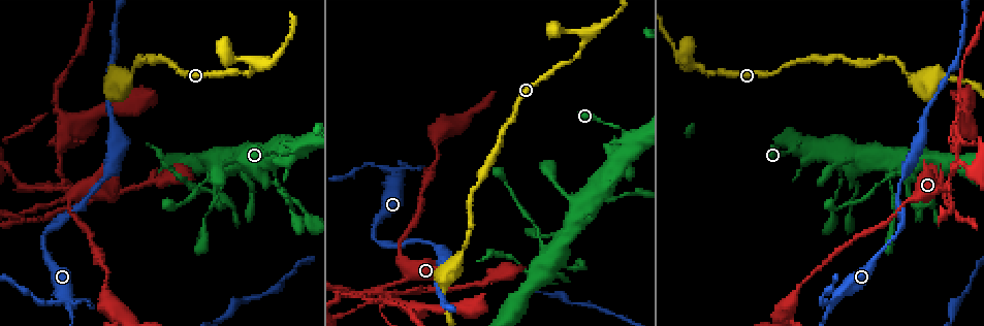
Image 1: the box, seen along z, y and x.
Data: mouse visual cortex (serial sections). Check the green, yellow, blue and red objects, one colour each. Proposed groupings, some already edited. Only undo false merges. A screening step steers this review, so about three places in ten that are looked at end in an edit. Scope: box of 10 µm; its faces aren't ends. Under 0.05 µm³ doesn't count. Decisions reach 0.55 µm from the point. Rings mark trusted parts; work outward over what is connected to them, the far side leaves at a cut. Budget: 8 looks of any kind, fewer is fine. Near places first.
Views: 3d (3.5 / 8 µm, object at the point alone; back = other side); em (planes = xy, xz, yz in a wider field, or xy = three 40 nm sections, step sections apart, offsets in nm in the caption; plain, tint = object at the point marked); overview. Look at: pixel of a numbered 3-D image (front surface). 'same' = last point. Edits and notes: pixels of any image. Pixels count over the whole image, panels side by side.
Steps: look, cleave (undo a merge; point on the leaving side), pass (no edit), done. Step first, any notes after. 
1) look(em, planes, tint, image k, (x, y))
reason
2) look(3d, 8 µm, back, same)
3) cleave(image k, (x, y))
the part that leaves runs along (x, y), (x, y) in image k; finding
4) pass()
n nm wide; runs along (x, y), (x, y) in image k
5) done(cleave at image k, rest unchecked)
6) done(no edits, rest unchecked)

look(em, xy, step 3, tint, image 1, (828, 304))
abrupt turn

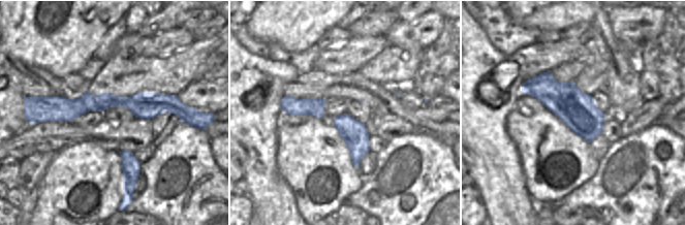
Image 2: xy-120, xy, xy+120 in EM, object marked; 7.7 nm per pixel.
look(3d, 3.5 µm, same)
wider look

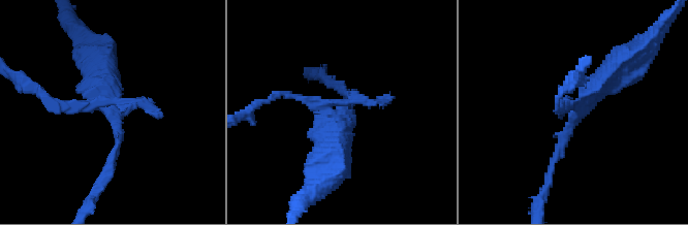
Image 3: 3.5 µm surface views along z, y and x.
pass()
runs along (181, 115), (87, 102), (47, 117) in image 2; continuous, no second cell

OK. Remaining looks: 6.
look(3d, 3.5 µm, back, image 1, (61, 186))
a narrow waist

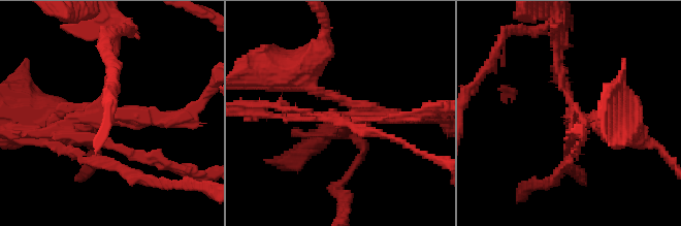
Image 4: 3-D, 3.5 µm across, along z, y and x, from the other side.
look(em, xy, step 5, tint, image 4, (337, 111))

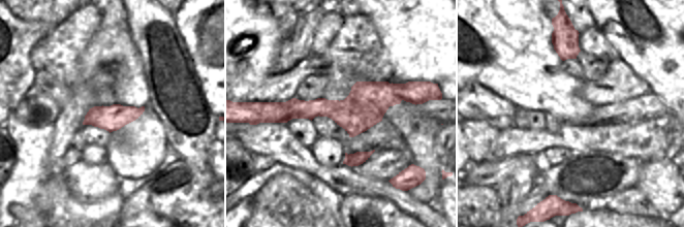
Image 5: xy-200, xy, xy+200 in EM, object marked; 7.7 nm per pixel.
look(em, xy, step 1, tint, same)
another direction

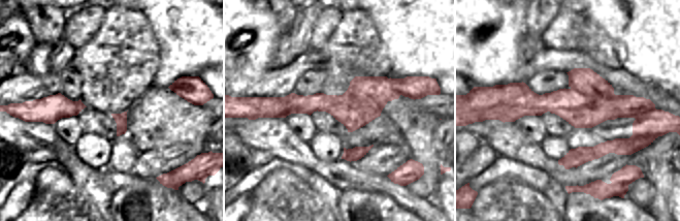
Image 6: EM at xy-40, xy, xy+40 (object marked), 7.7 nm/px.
cleave(image 4, (131, 153))
the part that leaves runs along (110, 117), (107, 28) in image 4; two cells meet here

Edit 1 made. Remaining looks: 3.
done(cleave at image 4, rest unchecked)

